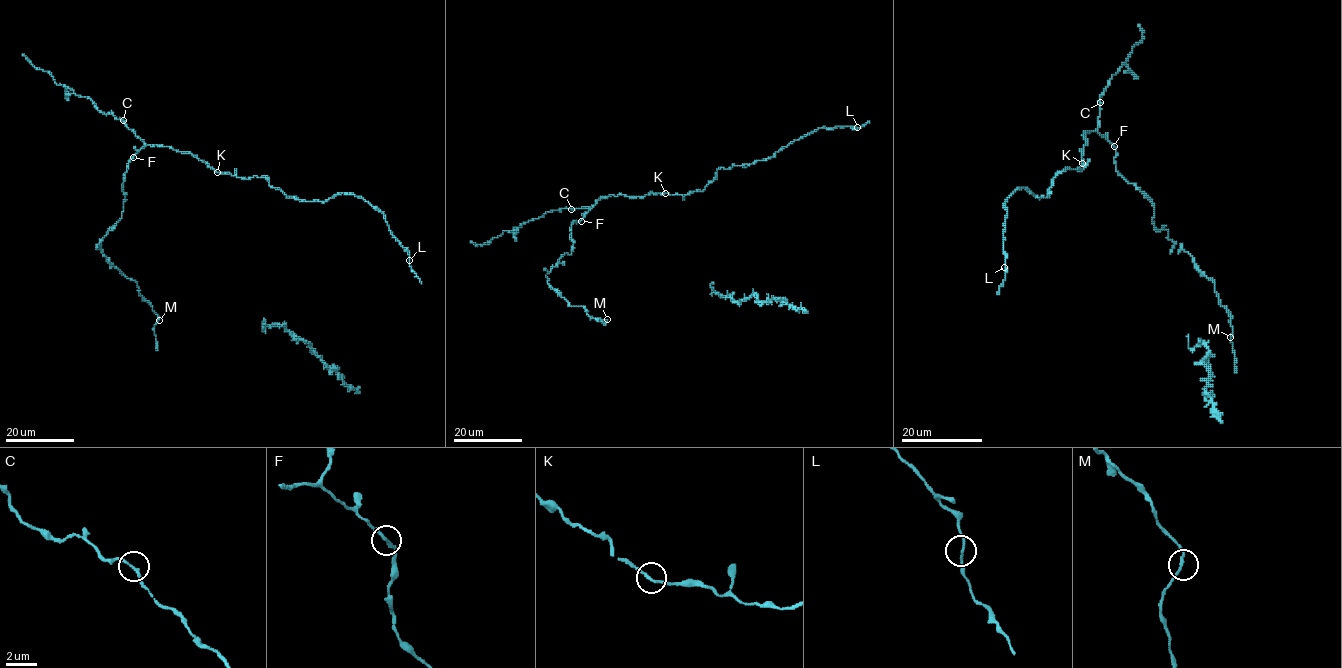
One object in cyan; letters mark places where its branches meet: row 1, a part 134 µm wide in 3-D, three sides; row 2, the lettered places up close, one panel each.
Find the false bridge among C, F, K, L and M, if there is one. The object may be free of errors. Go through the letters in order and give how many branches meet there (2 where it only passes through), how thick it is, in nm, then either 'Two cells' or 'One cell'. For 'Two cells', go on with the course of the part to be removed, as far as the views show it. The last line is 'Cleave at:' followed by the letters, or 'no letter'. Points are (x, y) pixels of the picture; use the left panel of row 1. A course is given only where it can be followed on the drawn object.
C: Branches: 2. Thickness 180 nm. One cell
F: Branches: 2. Thickness 200 nm. One cell
K: Branches: 2. Thickness 180 nm. One cell
L: Branches: 2. Thickness 160 nm. One cell
M: Branches: 2. Thickness 180 nm. One cell
Cleave at: no letter

